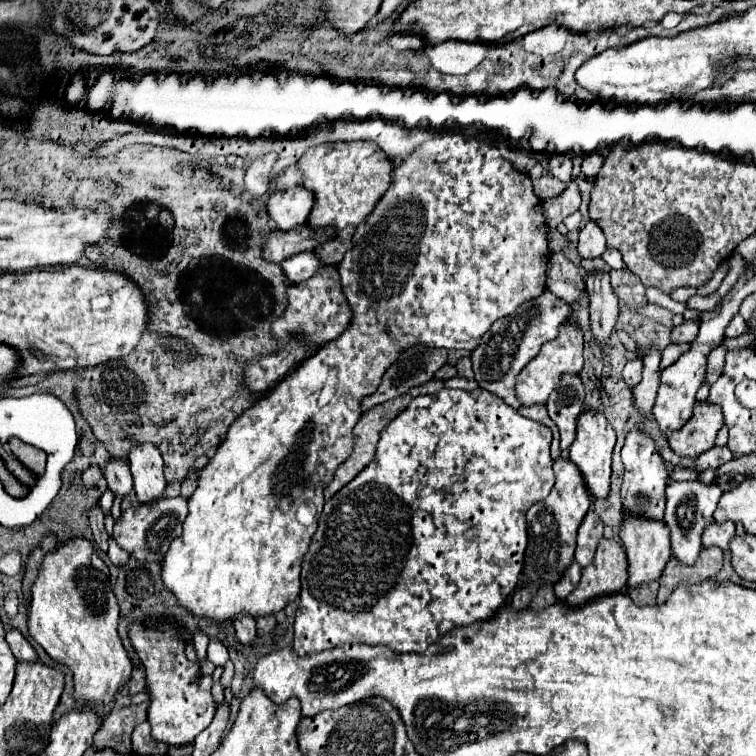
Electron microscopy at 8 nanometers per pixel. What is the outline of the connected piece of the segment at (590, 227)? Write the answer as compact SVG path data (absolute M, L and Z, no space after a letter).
M588 220L578 238L578 254L580 258L598 258L606 250L606 238L596 220Z

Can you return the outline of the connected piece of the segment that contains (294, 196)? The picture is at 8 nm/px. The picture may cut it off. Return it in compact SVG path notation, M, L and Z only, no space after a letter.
M304 186L274 192L268 198L268 214L280 230L292 230L296 226L308 224L308 216L314 208L314 202L316 196Z

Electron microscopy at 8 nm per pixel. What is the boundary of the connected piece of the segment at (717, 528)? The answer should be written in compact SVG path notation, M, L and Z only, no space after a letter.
M712 522L712 526L708 526L708 530L704 530L702 542L704 542L704 548L718 546L724 552L728 552L730 550L730 542L732 542L734 536L736 536L736 526L732 522L724 522L724 524Z

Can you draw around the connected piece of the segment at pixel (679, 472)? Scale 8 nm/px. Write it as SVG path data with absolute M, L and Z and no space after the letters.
M677 466L673 473L669 474L669 478L674 481L694 481L698 478L699 474L696 470Z

